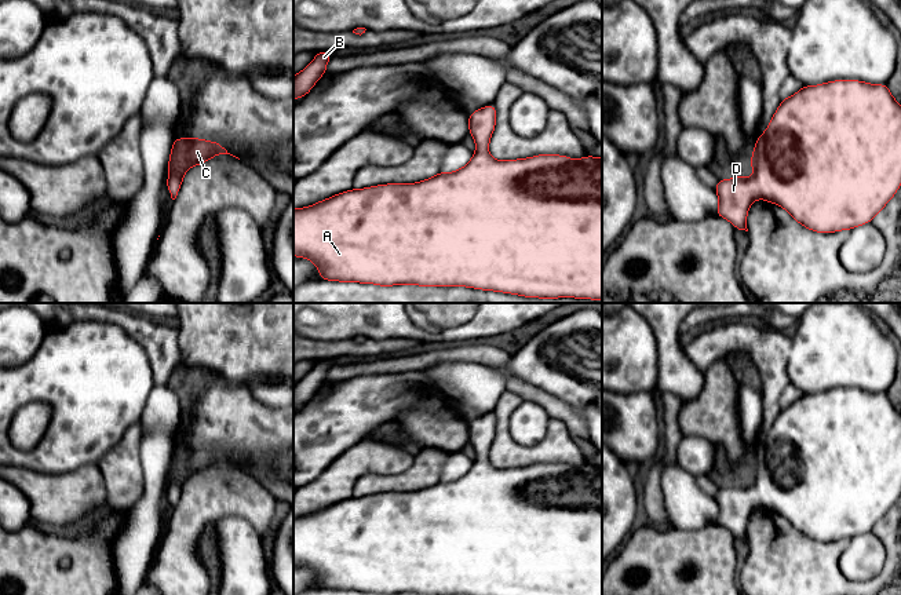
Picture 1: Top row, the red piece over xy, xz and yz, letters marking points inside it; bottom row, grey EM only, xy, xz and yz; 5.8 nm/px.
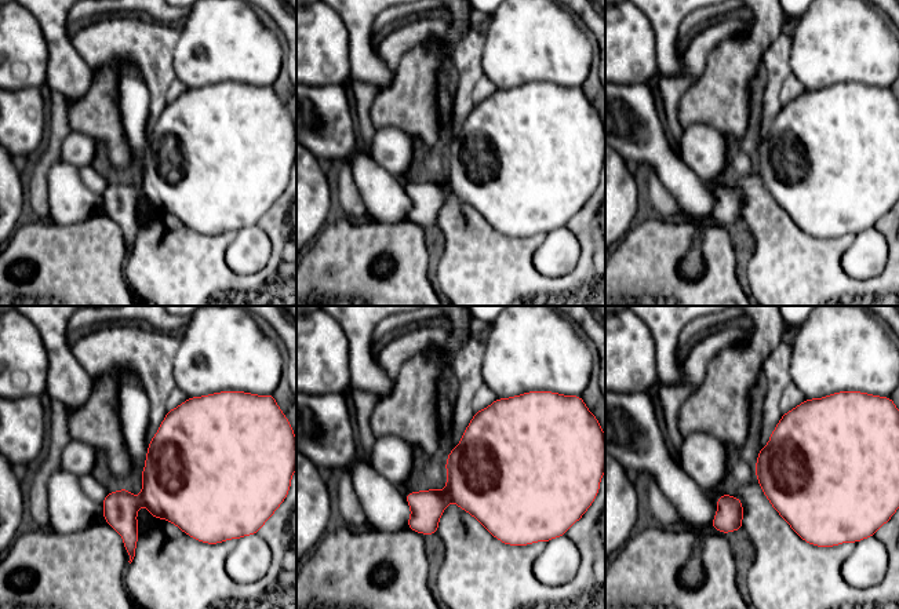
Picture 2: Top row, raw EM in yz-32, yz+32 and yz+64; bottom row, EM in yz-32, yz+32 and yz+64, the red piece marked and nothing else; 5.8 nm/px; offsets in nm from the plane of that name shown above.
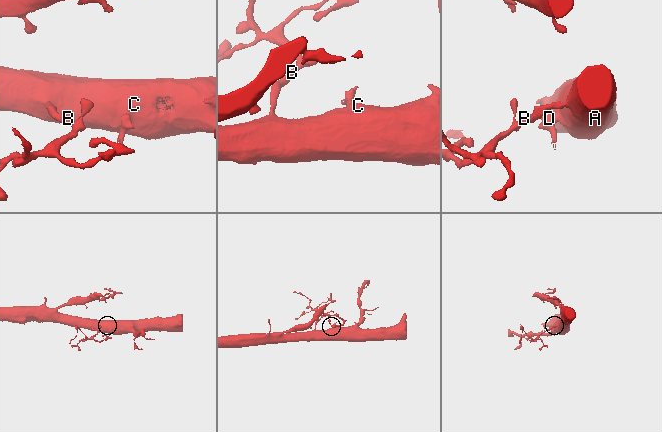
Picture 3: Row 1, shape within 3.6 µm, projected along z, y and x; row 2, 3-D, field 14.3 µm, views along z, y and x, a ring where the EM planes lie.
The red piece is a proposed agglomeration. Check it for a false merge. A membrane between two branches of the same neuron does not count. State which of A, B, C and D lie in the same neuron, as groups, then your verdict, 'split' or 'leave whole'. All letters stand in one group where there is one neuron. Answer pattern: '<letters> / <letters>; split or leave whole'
A B C D; leave whole

